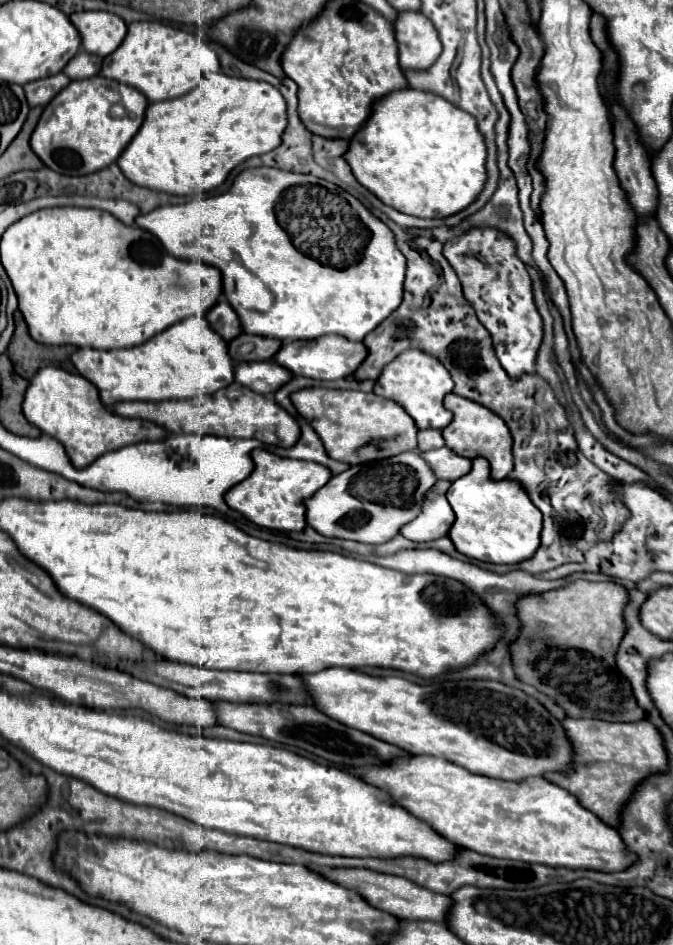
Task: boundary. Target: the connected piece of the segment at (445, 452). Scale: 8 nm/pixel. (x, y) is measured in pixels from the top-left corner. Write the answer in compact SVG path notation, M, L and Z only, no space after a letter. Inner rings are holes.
M440 447L440 449L432 449L432 451L420 451L418 455L430 465L430 469L434 471L434 475L438 479L454 481L454 479L466 475L472 467L470 459L456 455L448 447Z

